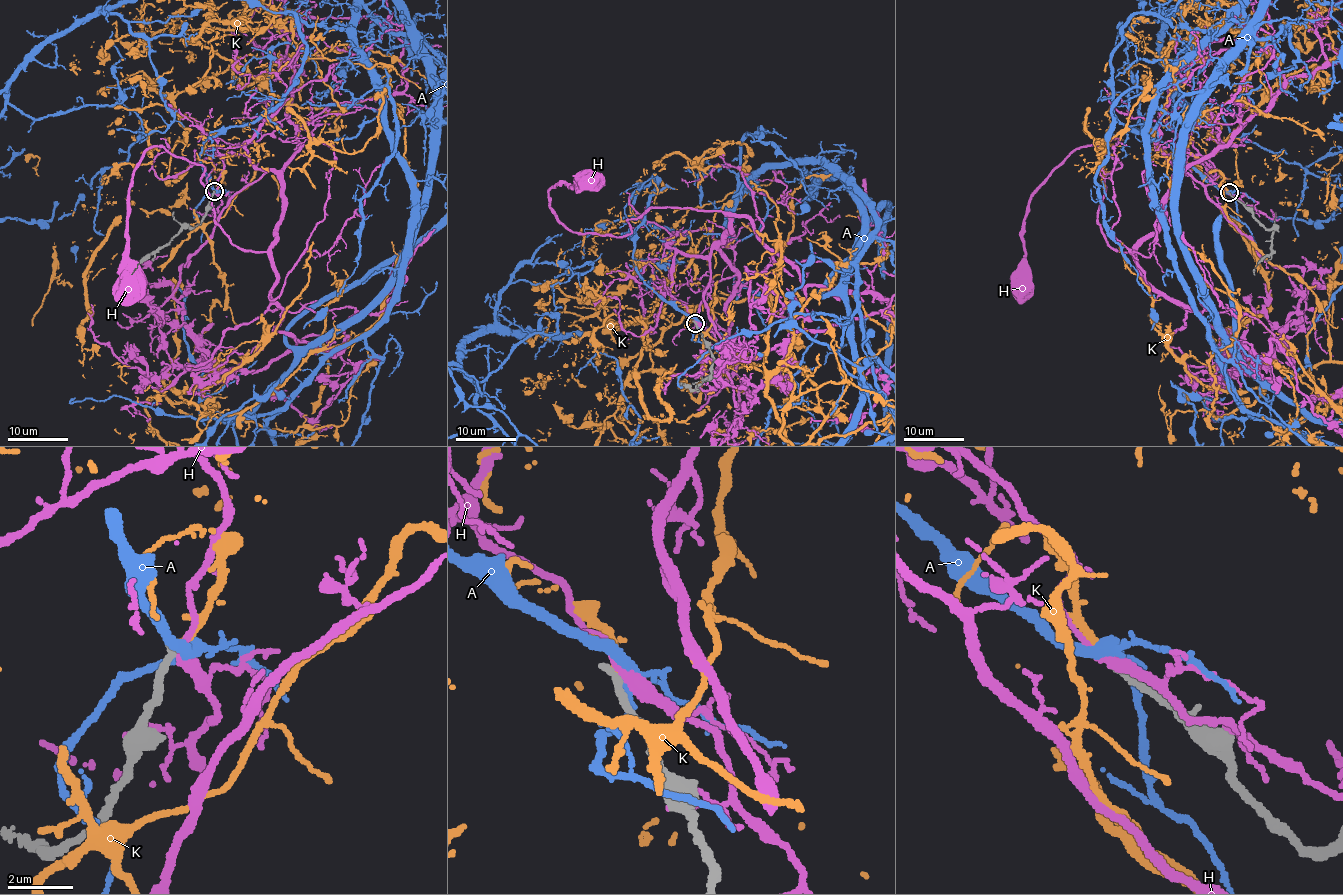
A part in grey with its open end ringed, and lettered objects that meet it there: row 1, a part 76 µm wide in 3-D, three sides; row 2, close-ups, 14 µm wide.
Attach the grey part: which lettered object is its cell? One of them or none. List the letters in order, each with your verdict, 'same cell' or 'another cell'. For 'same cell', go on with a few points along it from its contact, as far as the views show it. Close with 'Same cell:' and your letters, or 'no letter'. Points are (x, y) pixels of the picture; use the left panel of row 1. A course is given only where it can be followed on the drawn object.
A: another cell
H: another cell
K: same cell
Same cell: K

